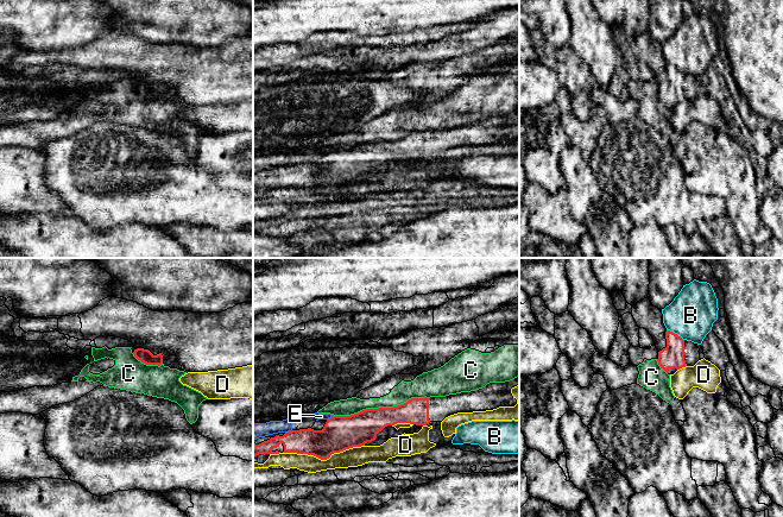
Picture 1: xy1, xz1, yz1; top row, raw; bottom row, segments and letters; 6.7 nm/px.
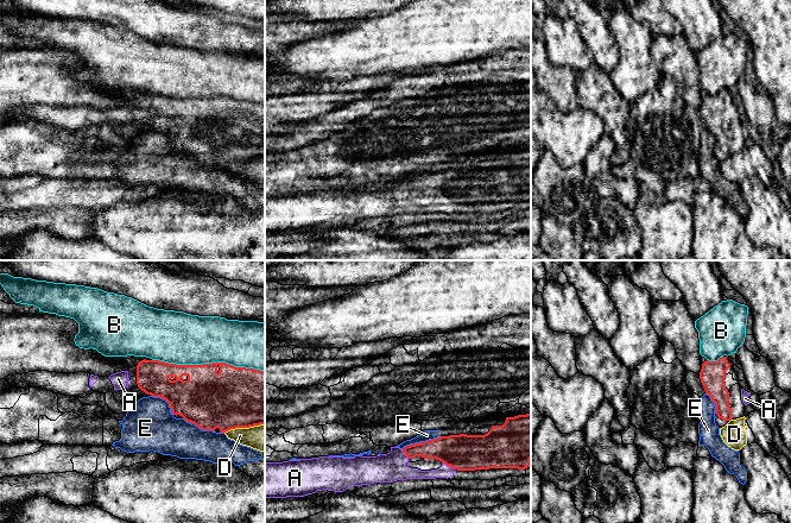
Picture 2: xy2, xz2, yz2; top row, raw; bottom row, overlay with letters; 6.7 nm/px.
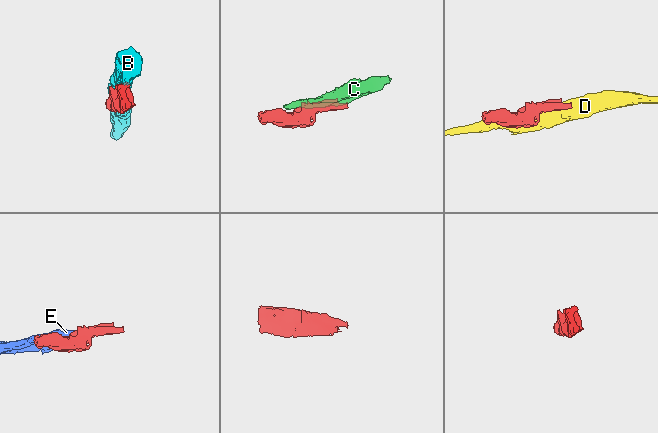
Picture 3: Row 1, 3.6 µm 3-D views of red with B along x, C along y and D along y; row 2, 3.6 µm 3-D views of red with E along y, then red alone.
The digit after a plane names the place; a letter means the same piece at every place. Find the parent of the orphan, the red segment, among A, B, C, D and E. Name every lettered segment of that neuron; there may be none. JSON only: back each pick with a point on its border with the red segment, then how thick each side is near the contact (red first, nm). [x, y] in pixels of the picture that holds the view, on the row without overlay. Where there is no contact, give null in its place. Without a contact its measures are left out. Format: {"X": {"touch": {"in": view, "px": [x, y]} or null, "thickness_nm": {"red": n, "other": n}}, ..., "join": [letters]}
{"A": {"touch": {"in": "xz2", "px": [448, 199]}, "thickness_nm": {"red": 240, "other": 90}}, "join": ["A"]}

